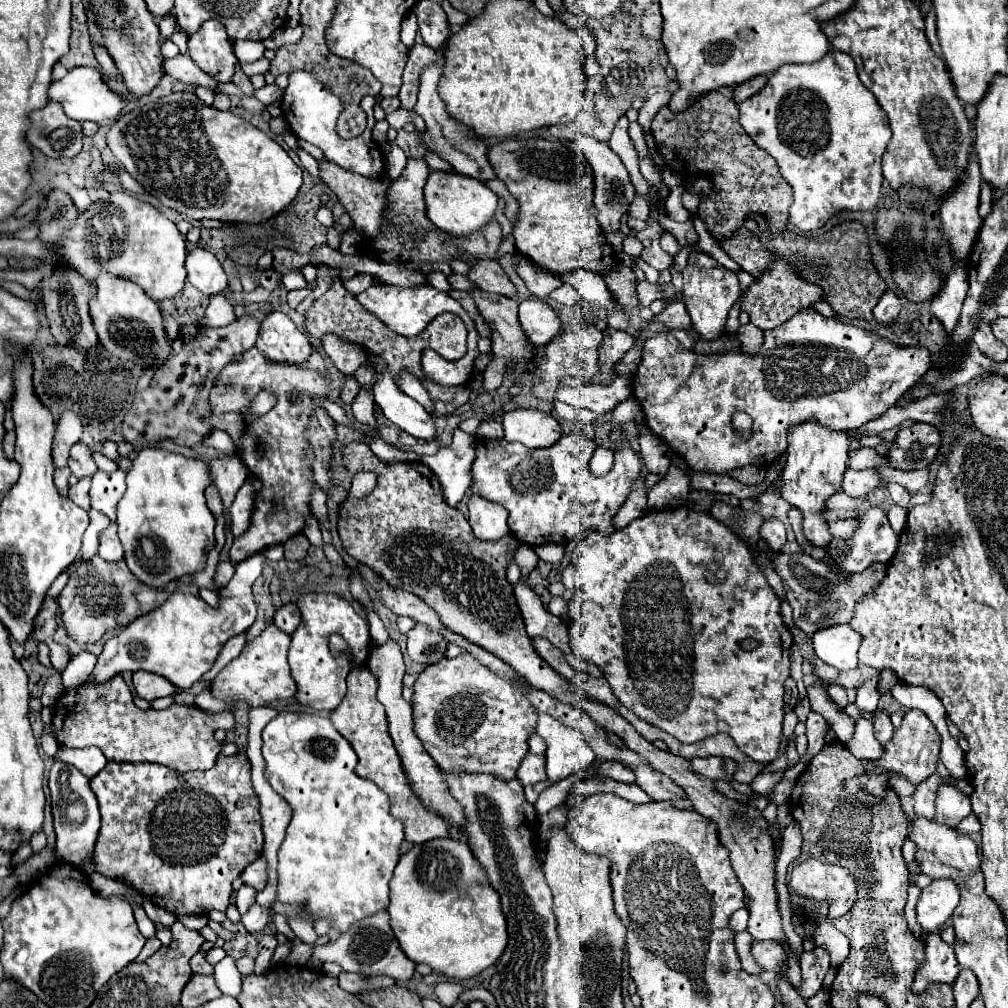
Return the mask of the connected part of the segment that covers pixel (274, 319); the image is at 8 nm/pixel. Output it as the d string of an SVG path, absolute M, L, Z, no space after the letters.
M280 311L270 313L262 321L256 347L272 363L302 365L312 353L308 337L296 329L288 315Z

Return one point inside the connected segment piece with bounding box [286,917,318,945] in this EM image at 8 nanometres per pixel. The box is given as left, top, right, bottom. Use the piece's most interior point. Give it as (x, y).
(303, 929)

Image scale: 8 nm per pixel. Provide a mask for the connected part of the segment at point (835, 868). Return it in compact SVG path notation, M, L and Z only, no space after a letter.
M808 859L794 867L790 885L796 893L814 899L834 899L828 909L828 919L846 915L854 903L858 885L848 869L840 865L828 865L816 859Z

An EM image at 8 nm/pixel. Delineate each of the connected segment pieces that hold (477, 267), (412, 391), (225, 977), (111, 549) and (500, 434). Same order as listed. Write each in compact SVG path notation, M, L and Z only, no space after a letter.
M490 259L490 261L470 261L470 267L472 267L472 271L470 271L468 279L474 281L482 291L516 299L514 283L508 279L504 269L494 259Z
M408 371L402 373L400 389L402 389L406 395L410 395L412 399L416 399L428 413L432 413L432 401L430 401L430 397L428 397L426 389L424 389L422 383L420 383L416 377L412 377Z
M226 955L220 963L216 963L214 979L224 995L232 995L232 997L240 995L242 981L240 981L240 973L236 969L236 961L230 955Z
M114 523L100 533L98 555L100 555L102 559L106 559L106 561L120 561L120 559L124 557L124 549L122 549L120 539L118 539L118 535L116 535L116 525L114 525Z
M495 421L483 422L478 427L475 437L476 439L486 439L486 441L502 439L504 437L503 426L501 423Z

